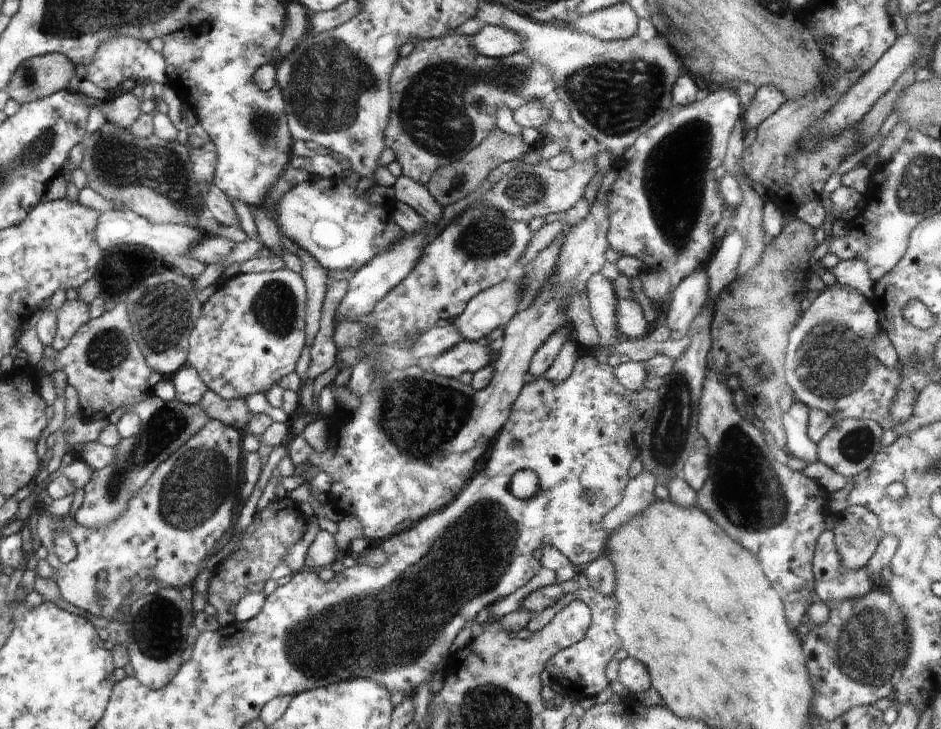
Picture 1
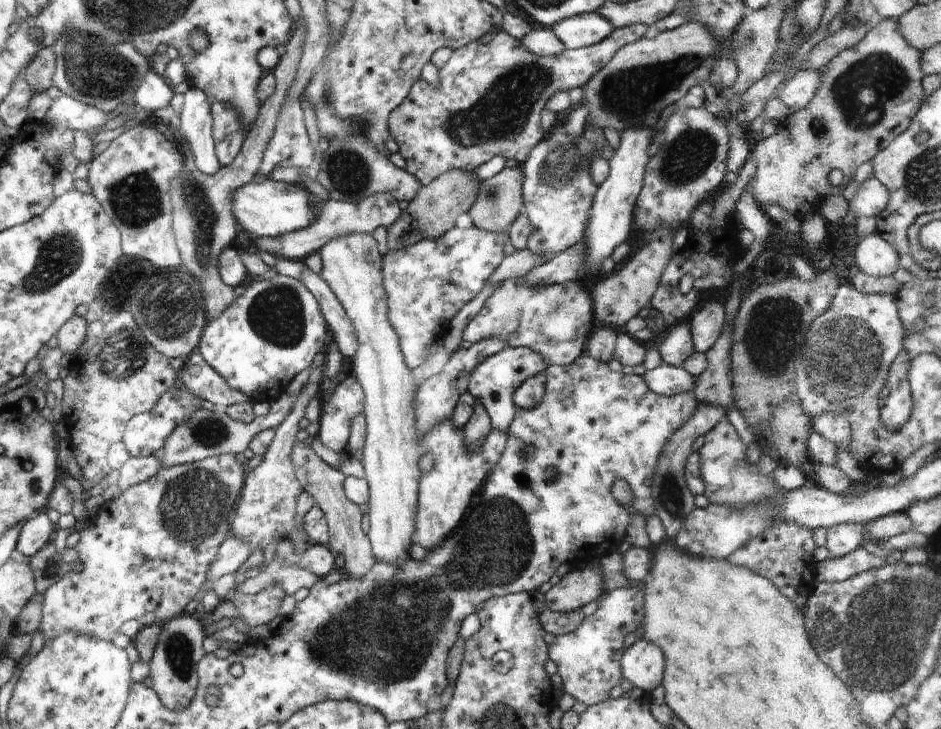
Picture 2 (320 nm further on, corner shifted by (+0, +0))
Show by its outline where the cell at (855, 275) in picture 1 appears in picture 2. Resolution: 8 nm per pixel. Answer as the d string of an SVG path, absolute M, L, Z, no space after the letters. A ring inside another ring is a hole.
M872 234L857 245L854 262L860 271L870 276L890 276L901 267L901 254L879 234Z

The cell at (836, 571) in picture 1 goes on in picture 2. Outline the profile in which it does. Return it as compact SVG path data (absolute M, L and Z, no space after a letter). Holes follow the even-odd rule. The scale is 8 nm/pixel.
M842 523L827 529L825 547L828 549L827 559L840 558L860 547L864 540L863 524Z

